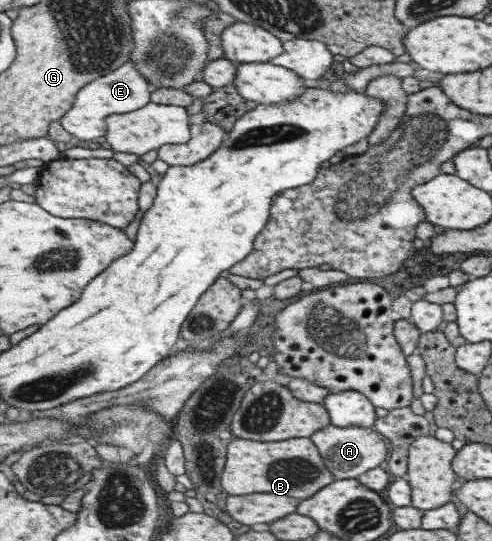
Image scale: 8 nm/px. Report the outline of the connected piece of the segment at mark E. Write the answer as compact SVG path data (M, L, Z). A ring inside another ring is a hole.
M131 60L122 63L103 77L83 85L77 93L71 107L58 120L61 128L72 137L81 141L105 136L105 117L113 114L132 112L150 102L150 93L147 91L147 80L139 74Z

